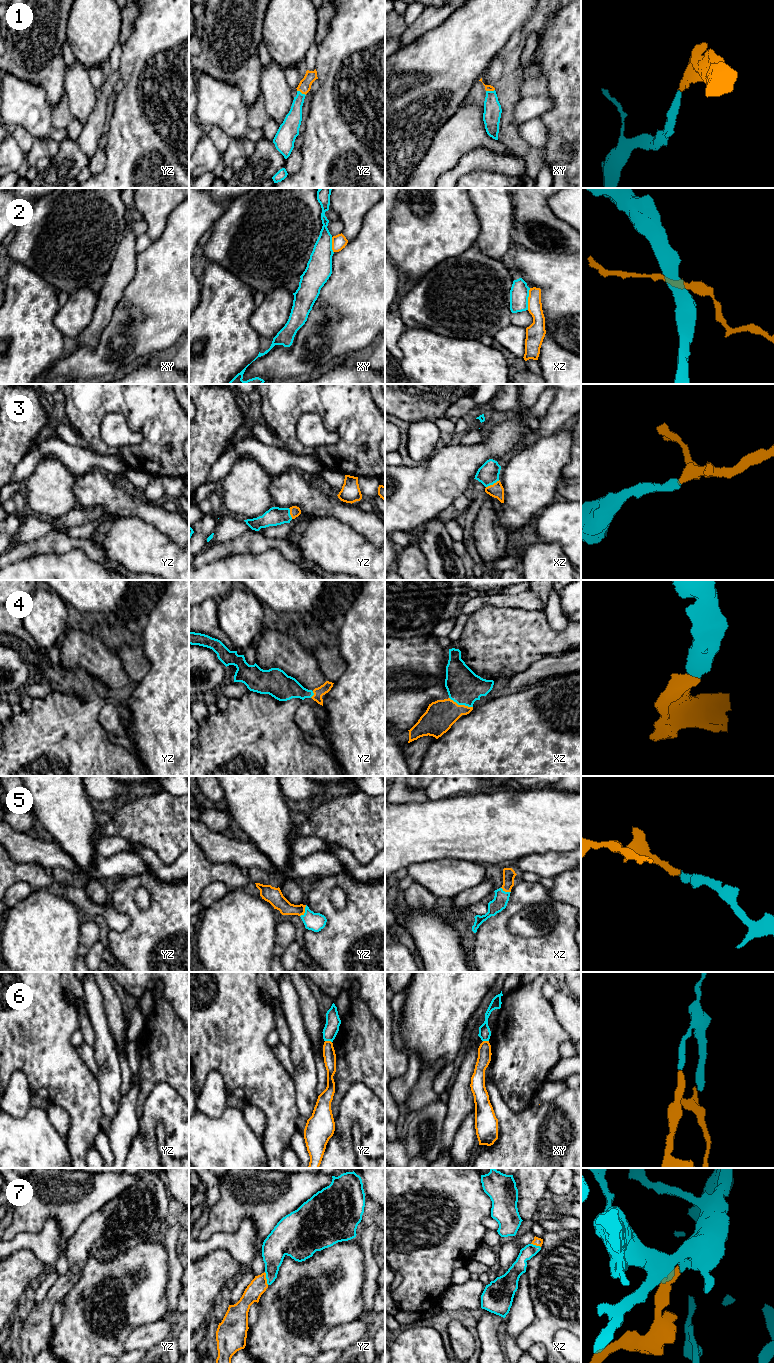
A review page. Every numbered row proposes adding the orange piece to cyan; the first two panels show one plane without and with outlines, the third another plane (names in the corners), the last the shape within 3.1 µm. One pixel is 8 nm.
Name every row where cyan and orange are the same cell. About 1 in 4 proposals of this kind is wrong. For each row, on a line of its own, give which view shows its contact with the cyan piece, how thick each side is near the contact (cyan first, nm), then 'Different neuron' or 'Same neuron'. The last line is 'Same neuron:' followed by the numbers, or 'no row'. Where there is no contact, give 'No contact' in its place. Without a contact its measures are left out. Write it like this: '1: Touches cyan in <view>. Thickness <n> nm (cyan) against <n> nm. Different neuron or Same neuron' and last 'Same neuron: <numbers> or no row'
1: Touches cyan in yz. Thickness 140 nm (cyan) against 100 nm. Same neuron
2: Touches cyan in xz. Thickness 160 nm (cyan) against 120 nm. Different neuron
3: Touches cyan in xz. Thickness 170 nm (cyan) against 120 nm. Same neuron
4: Touches cyan in xz. Thickness 280 nm (cyan) against 240 nm. Same neuron
5: Touches cyan in yz. Thickness 140 nm (cyan) against 120 nm. Same neuron
6: Touches cyan in yz. Thickness 120 nm (cyan) against 100 nm. Same neuron
7: Touches cyan in yz. Thickness 200 nm (cyan) against 140 nm. Same neuron
Same neuron: 1, 3, 4, 5, 6, 7

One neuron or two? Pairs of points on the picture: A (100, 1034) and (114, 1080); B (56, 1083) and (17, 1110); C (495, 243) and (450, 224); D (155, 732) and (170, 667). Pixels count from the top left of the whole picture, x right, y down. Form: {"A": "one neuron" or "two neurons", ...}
{"A": "one neuron", "B": "two neurons", "C": "two neurons", "D": "one neuron"}

